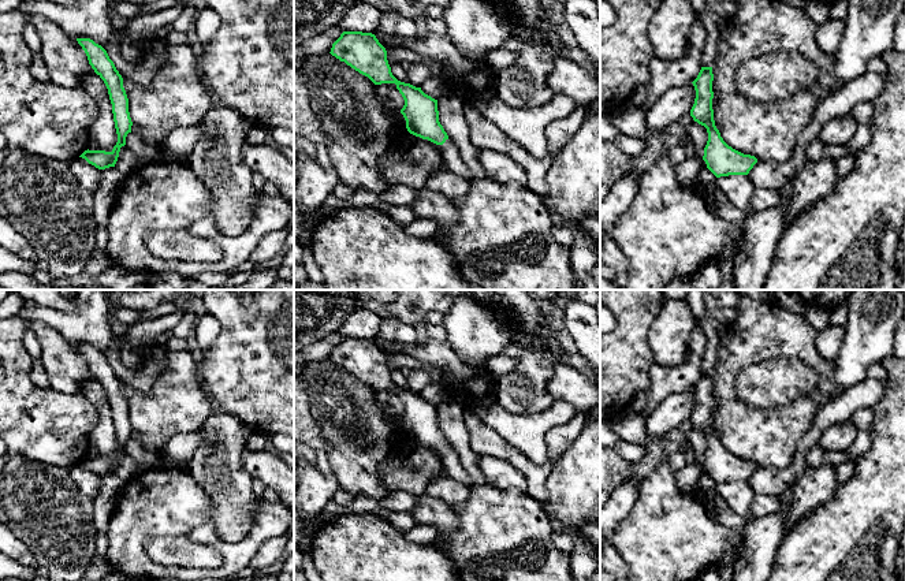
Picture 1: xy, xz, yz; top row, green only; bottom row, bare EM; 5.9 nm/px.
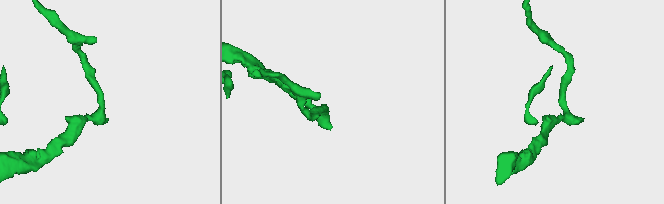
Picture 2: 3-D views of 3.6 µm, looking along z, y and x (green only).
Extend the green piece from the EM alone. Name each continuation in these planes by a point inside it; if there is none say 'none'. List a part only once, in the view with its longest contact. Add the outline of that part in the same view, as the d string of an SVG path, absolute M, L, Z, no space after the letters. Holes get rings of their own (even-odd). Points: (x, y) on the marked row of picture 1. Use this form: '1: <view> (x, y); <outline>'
1: xz (453, 160); M448 138L440 145L444 157L444 168L450 170L455 175L473 180L473 174L463 163L457 145Z

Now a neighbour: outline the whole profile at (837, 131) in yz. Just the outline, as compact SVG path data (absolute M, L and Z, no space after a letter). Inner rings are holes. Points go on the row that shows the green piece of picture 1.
M849 113L828 120L818 134L824 146L845 145L856 133L857 122Z

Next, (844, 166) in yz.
M842 156L835 161L835 171L838 176L846 176L854 167L854 156Z

